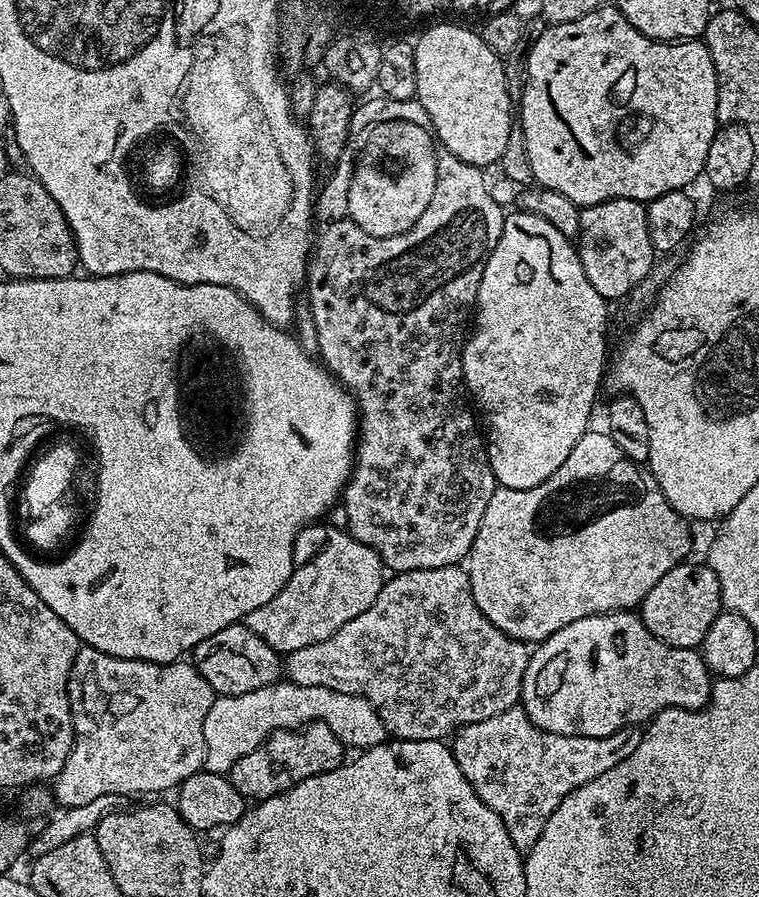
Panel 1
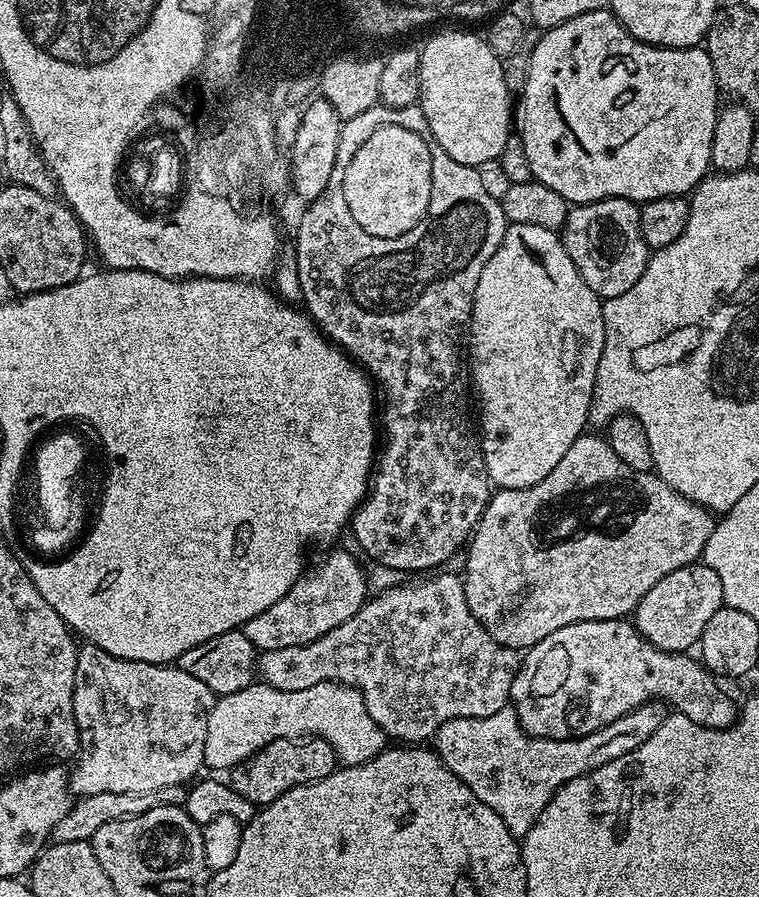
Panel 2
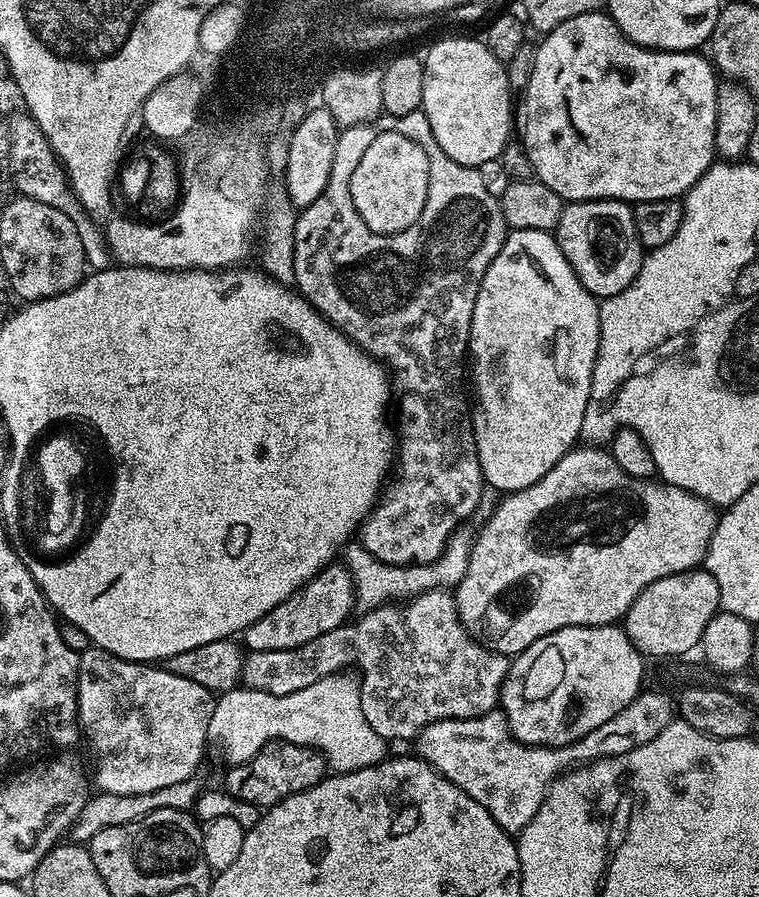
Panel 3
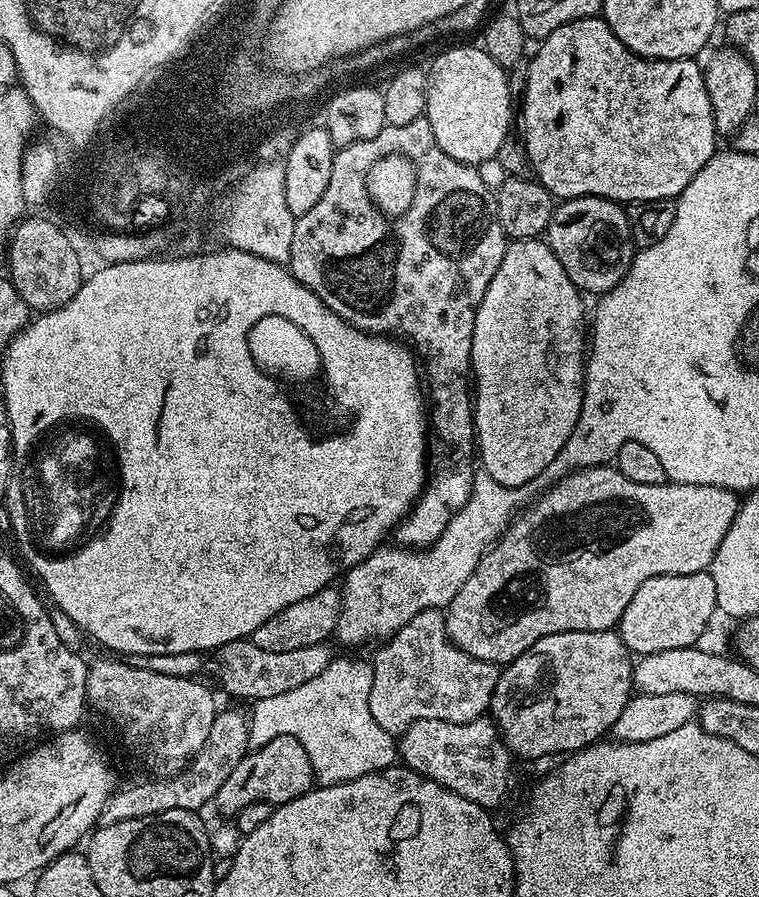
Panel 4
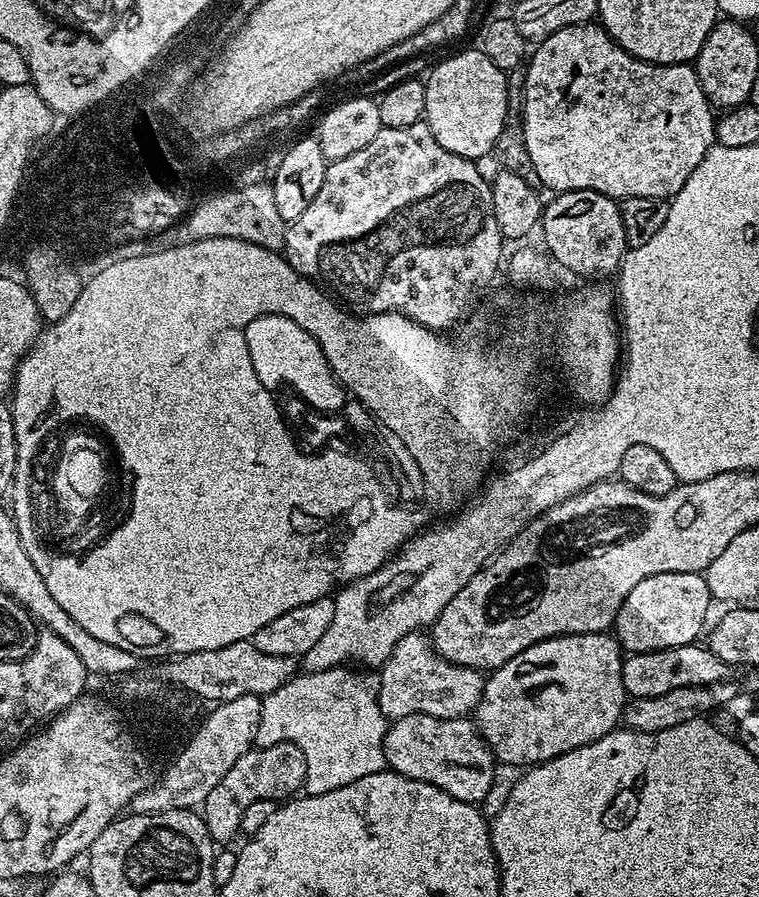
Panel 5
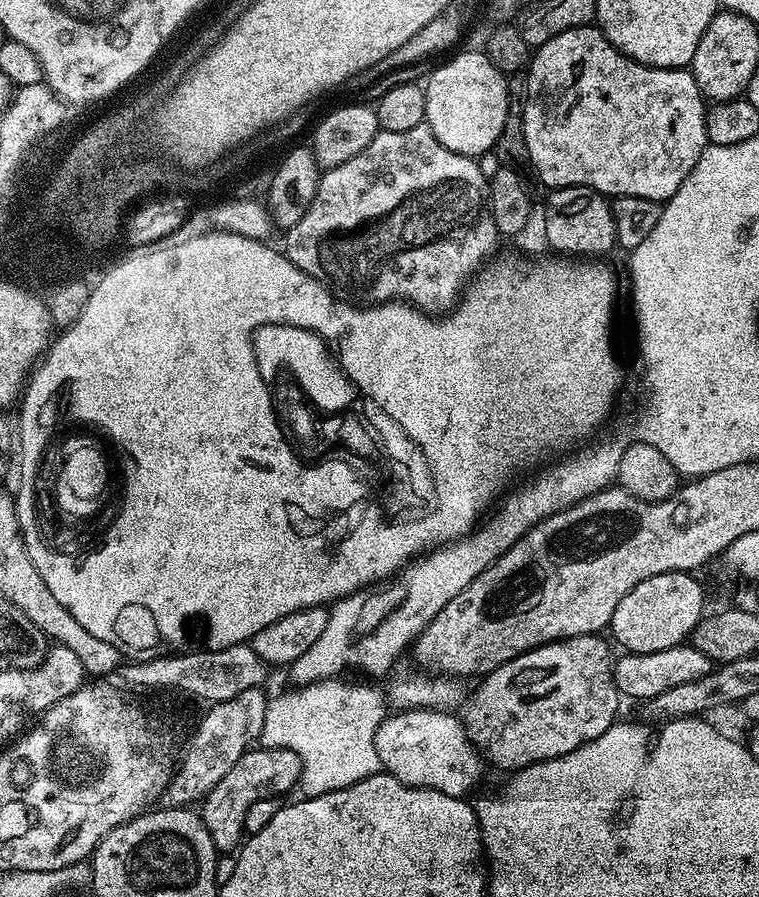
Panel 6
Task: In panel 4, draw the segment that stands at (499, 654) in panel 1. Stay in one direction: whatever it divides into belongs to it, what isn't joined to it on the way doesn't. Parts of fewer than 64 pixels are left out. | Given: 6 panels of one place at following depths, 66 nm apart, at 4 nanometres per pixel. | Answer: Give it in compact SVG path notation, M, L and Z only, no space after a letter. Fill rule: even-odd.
M422 610L406 626L387 637L370 656L372 698L378 702L378 719L389 737L399 737L419 720L465 724L481 719L491 709L501 669L454 646L448 638L444 618L443 611ZM248 638L235 640L218 649L217 656L220 657L216 660L216 676L221 686L240 700L255 702L262 698L274 698L274 694L286 694L286 690L294 690L294 686L302 686L302 682L318 678L318 674L322 674L334 659L334 652L328 647L327 643L322 643L302 646L302 650L275 652L254 646Z

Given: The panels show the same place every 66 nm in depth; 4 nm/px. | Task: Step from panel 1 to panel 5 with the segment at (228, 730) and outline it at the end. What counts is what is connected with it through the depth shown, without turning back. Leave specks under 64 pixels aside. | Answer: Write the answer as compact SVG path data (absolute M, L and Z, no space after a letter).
M341 666L321 672L297 674L262 700L262 714L258 718L255 747L265 748L278 742L290 742L306 754L306 778L303 791L309 796L326 794L335 788L358 782L366 774L385 771L382 724L379 719L364 716L360 720L360 696L373 695L374 680L360 672L351 672L351 667Z

